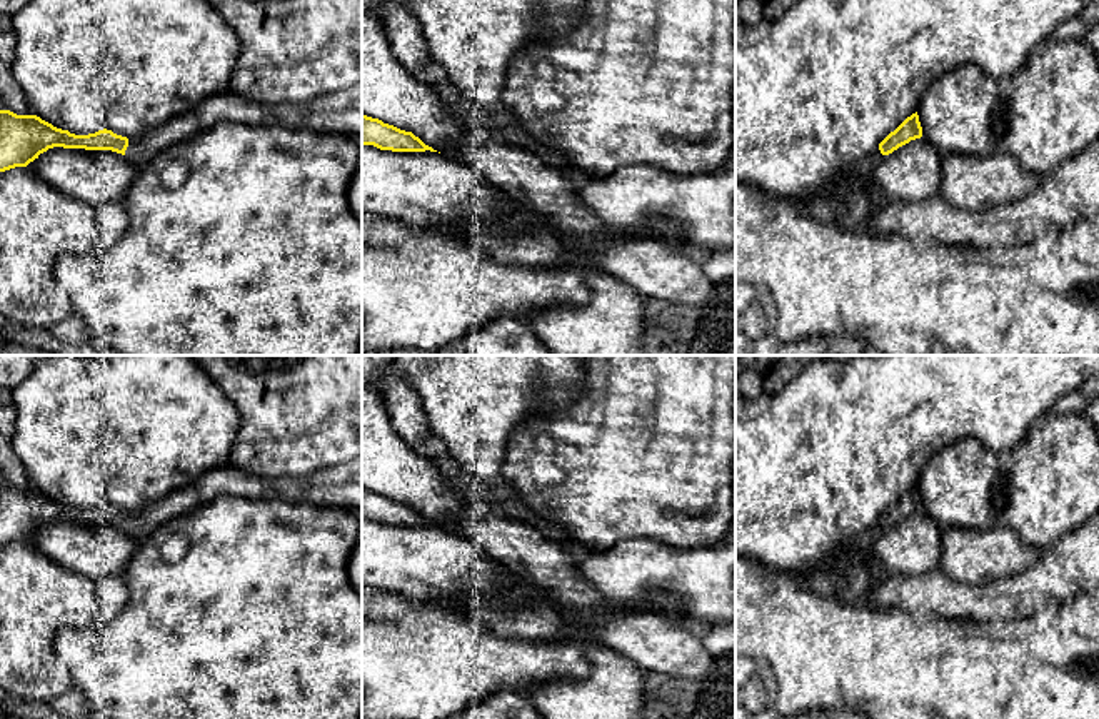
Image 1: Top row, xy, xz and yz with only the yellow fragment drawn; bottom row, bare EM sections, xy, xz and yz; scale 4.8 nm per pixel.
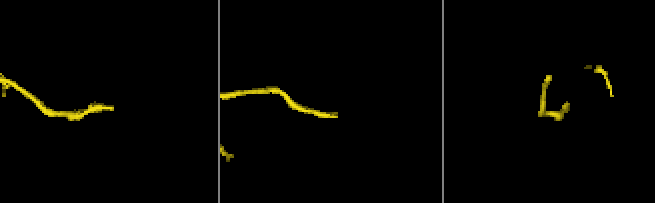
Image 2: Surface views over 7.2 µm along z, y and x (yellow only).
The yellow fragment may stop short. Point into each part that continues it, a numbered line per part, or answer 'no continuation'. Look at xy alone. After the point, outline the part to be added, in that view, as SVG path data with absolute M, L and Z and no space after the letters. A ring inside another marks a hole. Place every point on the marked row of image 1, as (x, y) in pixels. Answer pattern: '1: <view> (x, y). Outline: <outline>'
1: xy (341, 112). Outline: M362 85L297 105L265 105L227 90L165 125L128 140L125 157L138 168L145 167L155 155L222 120L362 135Z

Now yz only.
no continuation

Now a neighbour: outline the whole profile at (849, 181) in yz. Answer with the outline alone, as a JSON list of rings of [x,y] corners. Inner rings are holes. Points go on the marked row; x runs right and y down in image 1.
[[[854,165],[849,167],[839,178],[839,182],[836,185],[832,185],[826,195],[829,195],[831,199],[837,200],[837,202],[849,202],[851,194],[856,189],[862,189],[867,192],[869,199],[871,199],[871,205],[872,205],[872,214],[882,207],[887,200],[882,197],[882,194],[879,192],[879,189],[876,187],[876,184],[872,182],[871,177],[862,177],[861,173],[857,173],[854,170]]]

